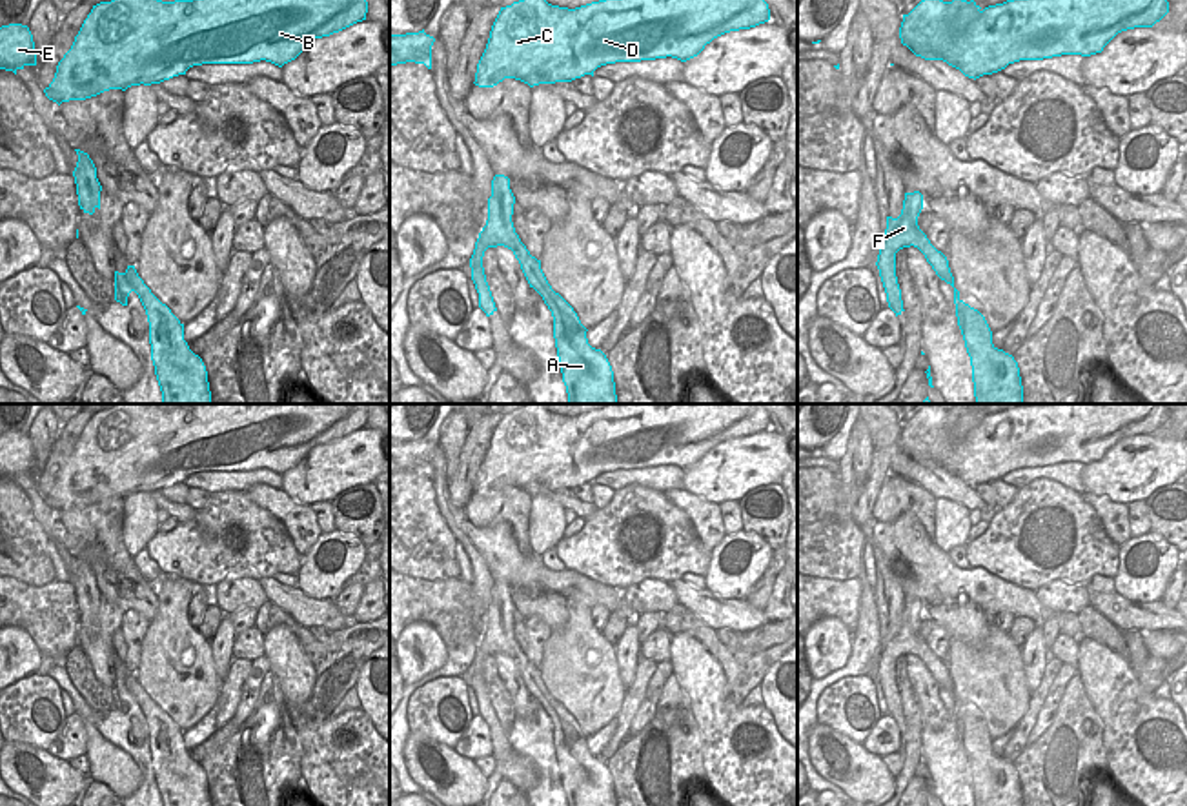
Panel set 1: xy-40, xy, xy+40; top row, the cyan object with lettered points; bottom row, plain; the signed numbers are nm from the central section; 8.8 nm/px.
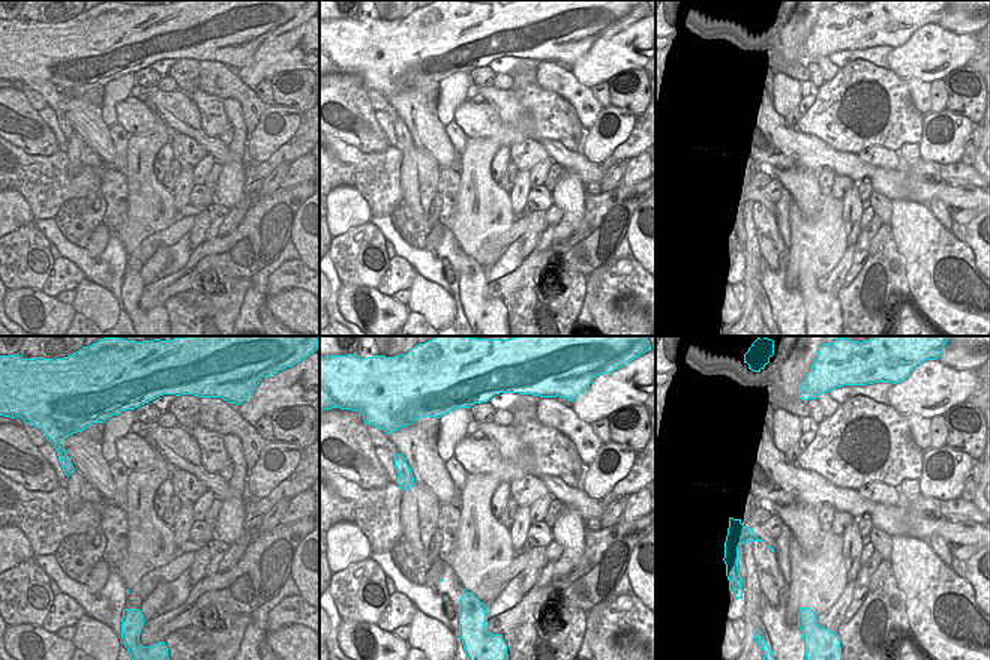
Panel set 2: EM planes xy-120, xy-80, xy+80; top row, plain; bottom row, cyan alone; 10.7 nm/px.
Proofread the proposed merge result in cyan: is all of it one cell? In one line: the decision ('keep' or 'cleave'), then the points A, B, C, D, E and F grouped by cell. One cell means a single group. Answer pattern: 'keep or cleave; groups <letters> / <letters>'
cleave; groups A F / B C D E

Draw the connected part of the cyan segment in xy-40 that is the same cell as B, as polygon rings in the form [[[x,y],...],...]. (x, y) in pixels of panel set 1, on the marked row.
[[[111,0],[93,5],[71,49],[56,65],[53,82],[44,89],[58,106],[86,100],[109,89],[151,86],[202,64],[271,62],[279,67],[295,60],[315,38],[330,36],[366,20],[366,0]]]

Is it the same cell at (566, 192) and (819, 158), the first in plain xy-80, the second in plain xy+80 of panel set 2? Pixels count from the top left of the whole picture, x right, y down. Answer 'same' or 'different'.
different

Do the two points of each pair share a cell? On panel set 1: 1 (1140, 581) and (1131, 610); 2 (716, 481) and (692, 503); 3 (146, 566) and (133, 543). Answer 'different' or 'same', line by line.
1: different
2: different
3: different

